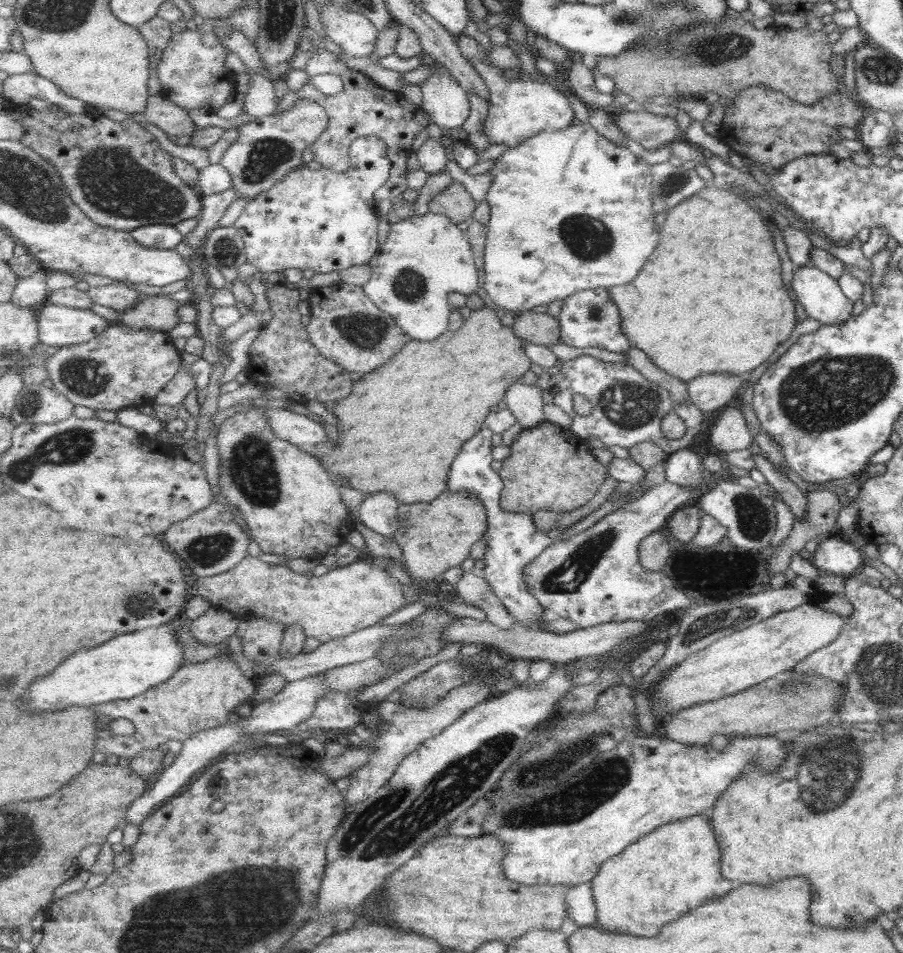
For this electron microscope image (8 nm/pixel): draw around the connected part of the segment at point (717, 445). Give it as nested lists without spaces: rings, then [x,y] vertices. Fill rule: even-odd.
[[[728,406],[710,428],[709,440],[713,452],[732,452],[749,449],[755,444],[741,410],[736,406]]]

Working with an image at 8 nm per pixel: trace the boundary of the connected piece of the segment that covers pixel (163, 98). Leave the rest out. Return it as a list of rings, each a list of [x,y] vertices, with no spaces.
[[[165,94],[152,96],[149,102],[149,107],[142,114],[146,116],[147,123],[153,125],[159,133],[174,134],[177,137],[192,137],[198,130],[197,124],[189,113],[189,109],[182,108],[182,106],[176,104]]]

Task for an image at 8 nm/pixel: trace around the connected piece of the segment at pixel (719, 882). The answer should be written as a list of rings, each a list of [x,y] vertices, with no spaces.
[[[709,814],[683,819],[674,824],[666,824],[649,836],[632,844],[621,855],[608,859],[601,868],[600,875],[592,881],[599,910],[600,927],[610,932],[634,934],[634,936],[658,936],[664,924],[674,922],[688,914],[688,910],[700,908],[716,896],[724,896],[732,890],[721,874],[721,850],[713,832]]]

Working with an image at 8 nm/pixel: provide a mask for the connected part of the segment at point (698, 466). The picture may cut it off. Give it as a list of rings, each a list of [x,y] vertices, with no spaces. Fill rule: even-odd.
[[[682,449],[670,454],[666,460],[667,481],[697,489],[698,483],[708,482],[714,473],[706,470],[702,457],[691,449]]]

